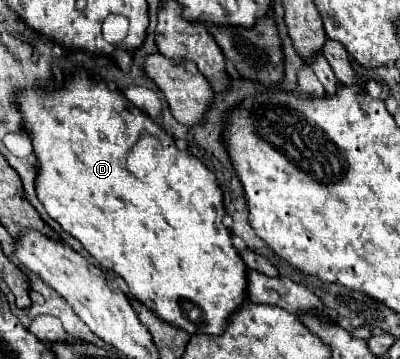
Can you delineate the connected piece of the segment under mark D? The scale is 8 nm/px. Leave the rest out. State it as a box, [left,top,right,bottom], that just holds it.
[17,75,245,335]

